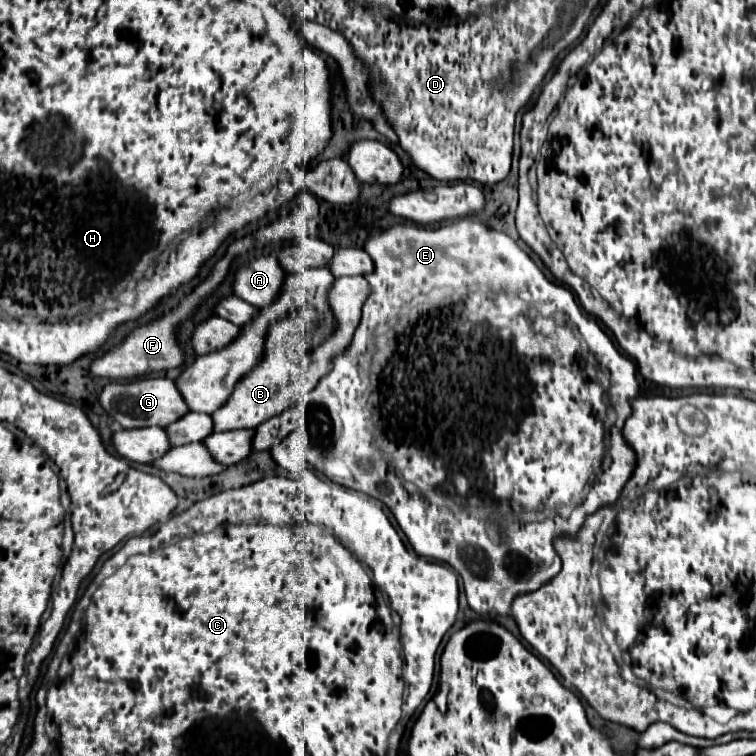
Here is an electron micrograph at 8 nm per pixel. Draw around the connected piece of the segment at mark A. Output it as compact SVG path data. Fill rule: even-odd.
M256 256L234 272L232 292L252 306L268 306L280 292L284 270L272 256Z

